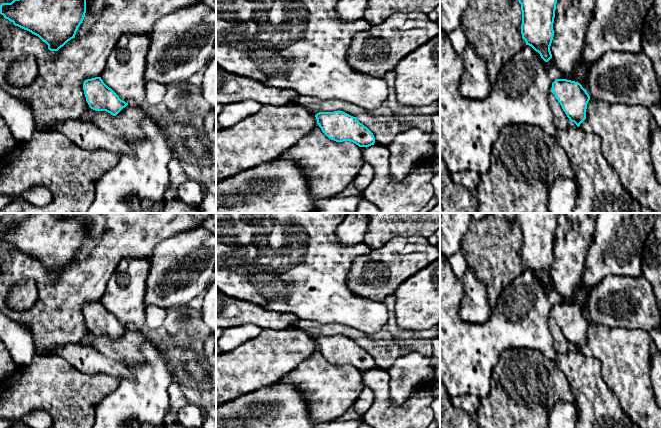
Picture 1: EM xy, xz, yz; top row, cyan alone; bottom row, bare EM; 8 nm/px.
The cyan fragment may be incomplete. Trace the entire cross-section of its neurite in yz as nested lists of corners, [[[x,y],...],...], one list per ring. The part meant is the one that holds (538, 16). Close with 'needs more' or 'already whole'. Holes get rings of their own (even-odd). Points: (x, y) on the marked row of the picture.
[[[518,0],[521,4],[521,34],[526,45],[548,62],[552,58],[550,46],[554,36],[553,23],[557,0]]]; already whole

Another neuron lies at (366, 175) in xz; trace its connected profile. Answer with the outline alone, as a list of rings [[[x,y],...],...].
[[[365,163],[360,170],[359,174],[353,180],[354,186],[357,190],[363,192],[372,182],[375,176],[373,167]]]

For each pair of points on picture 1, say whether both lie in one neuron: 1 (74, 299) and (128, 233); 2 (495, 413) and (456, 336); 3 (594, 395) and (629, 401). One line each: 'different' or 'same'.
1: same
2: different
3: different

